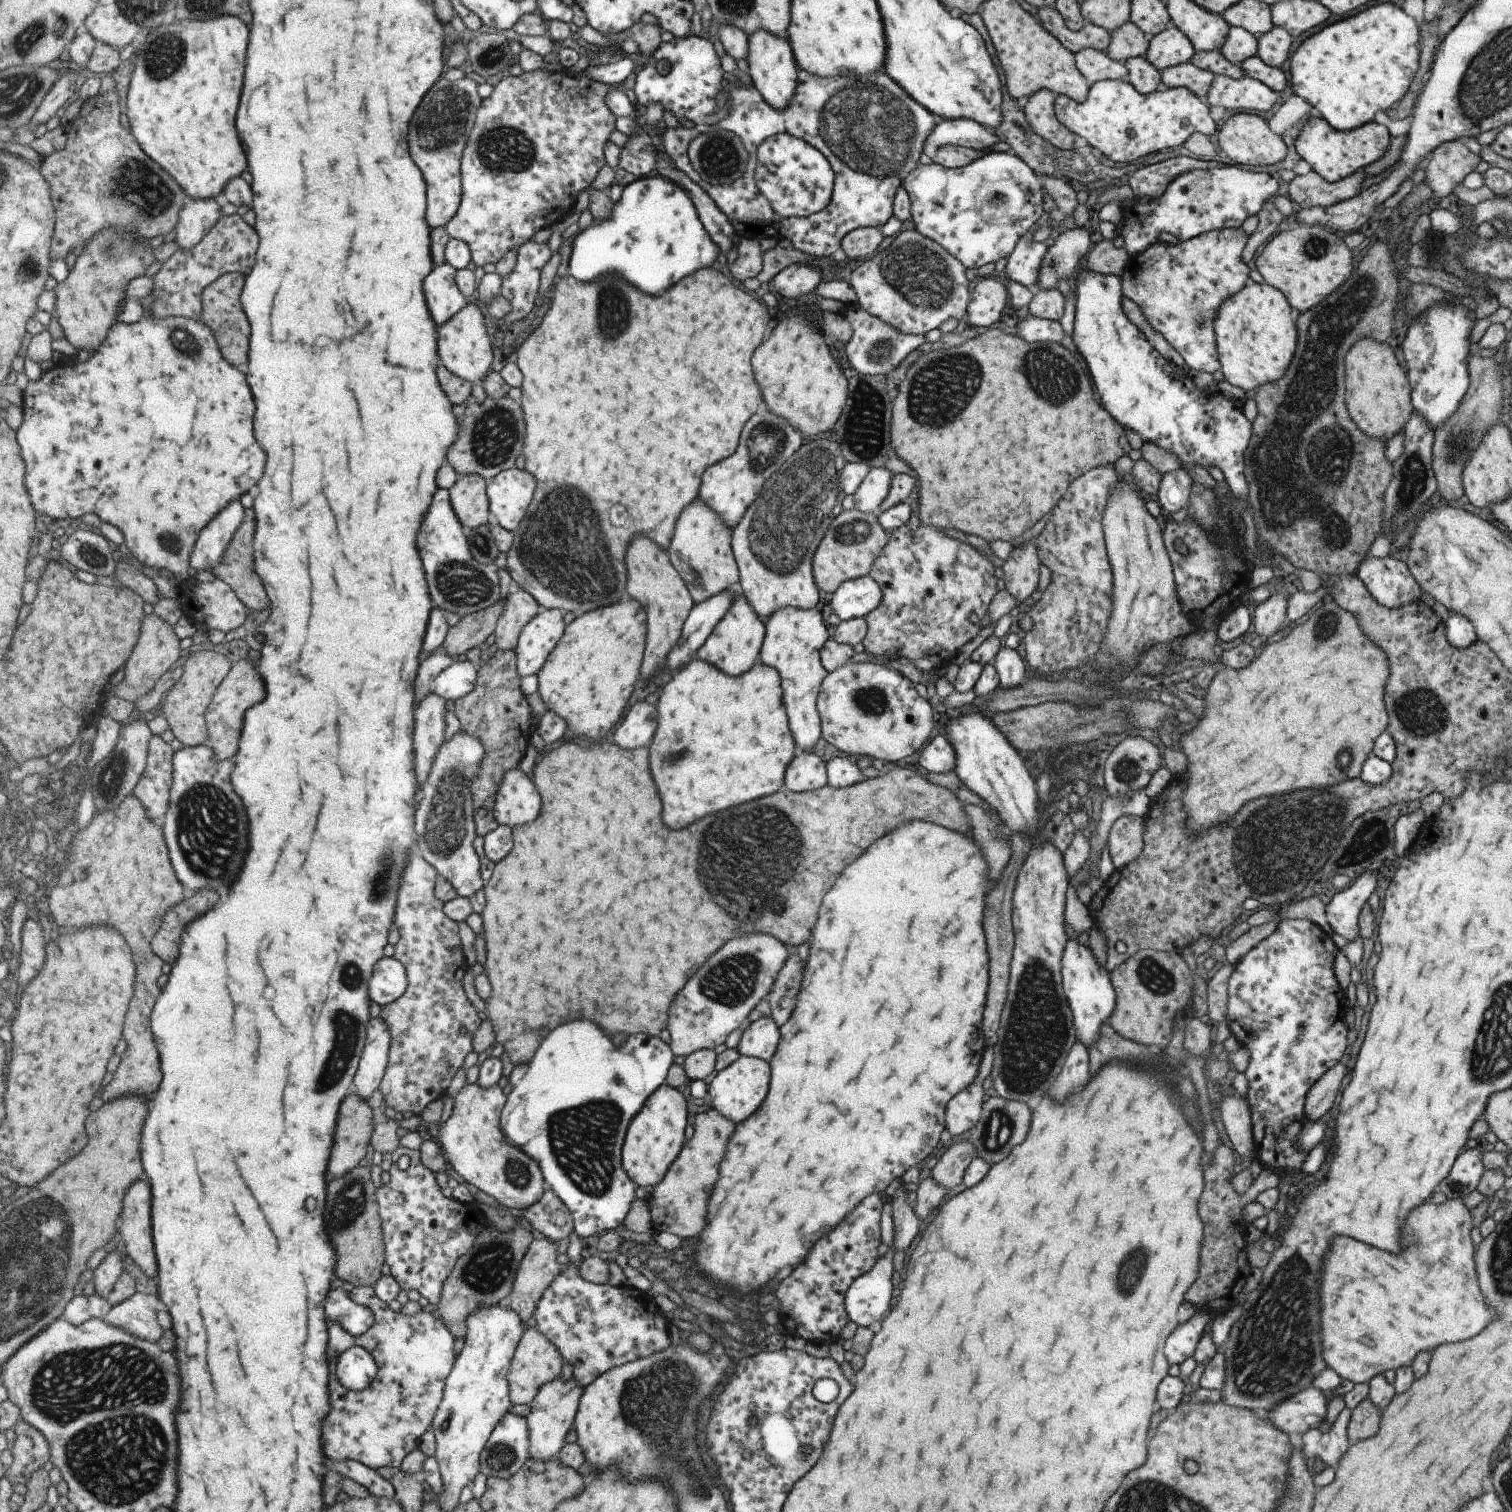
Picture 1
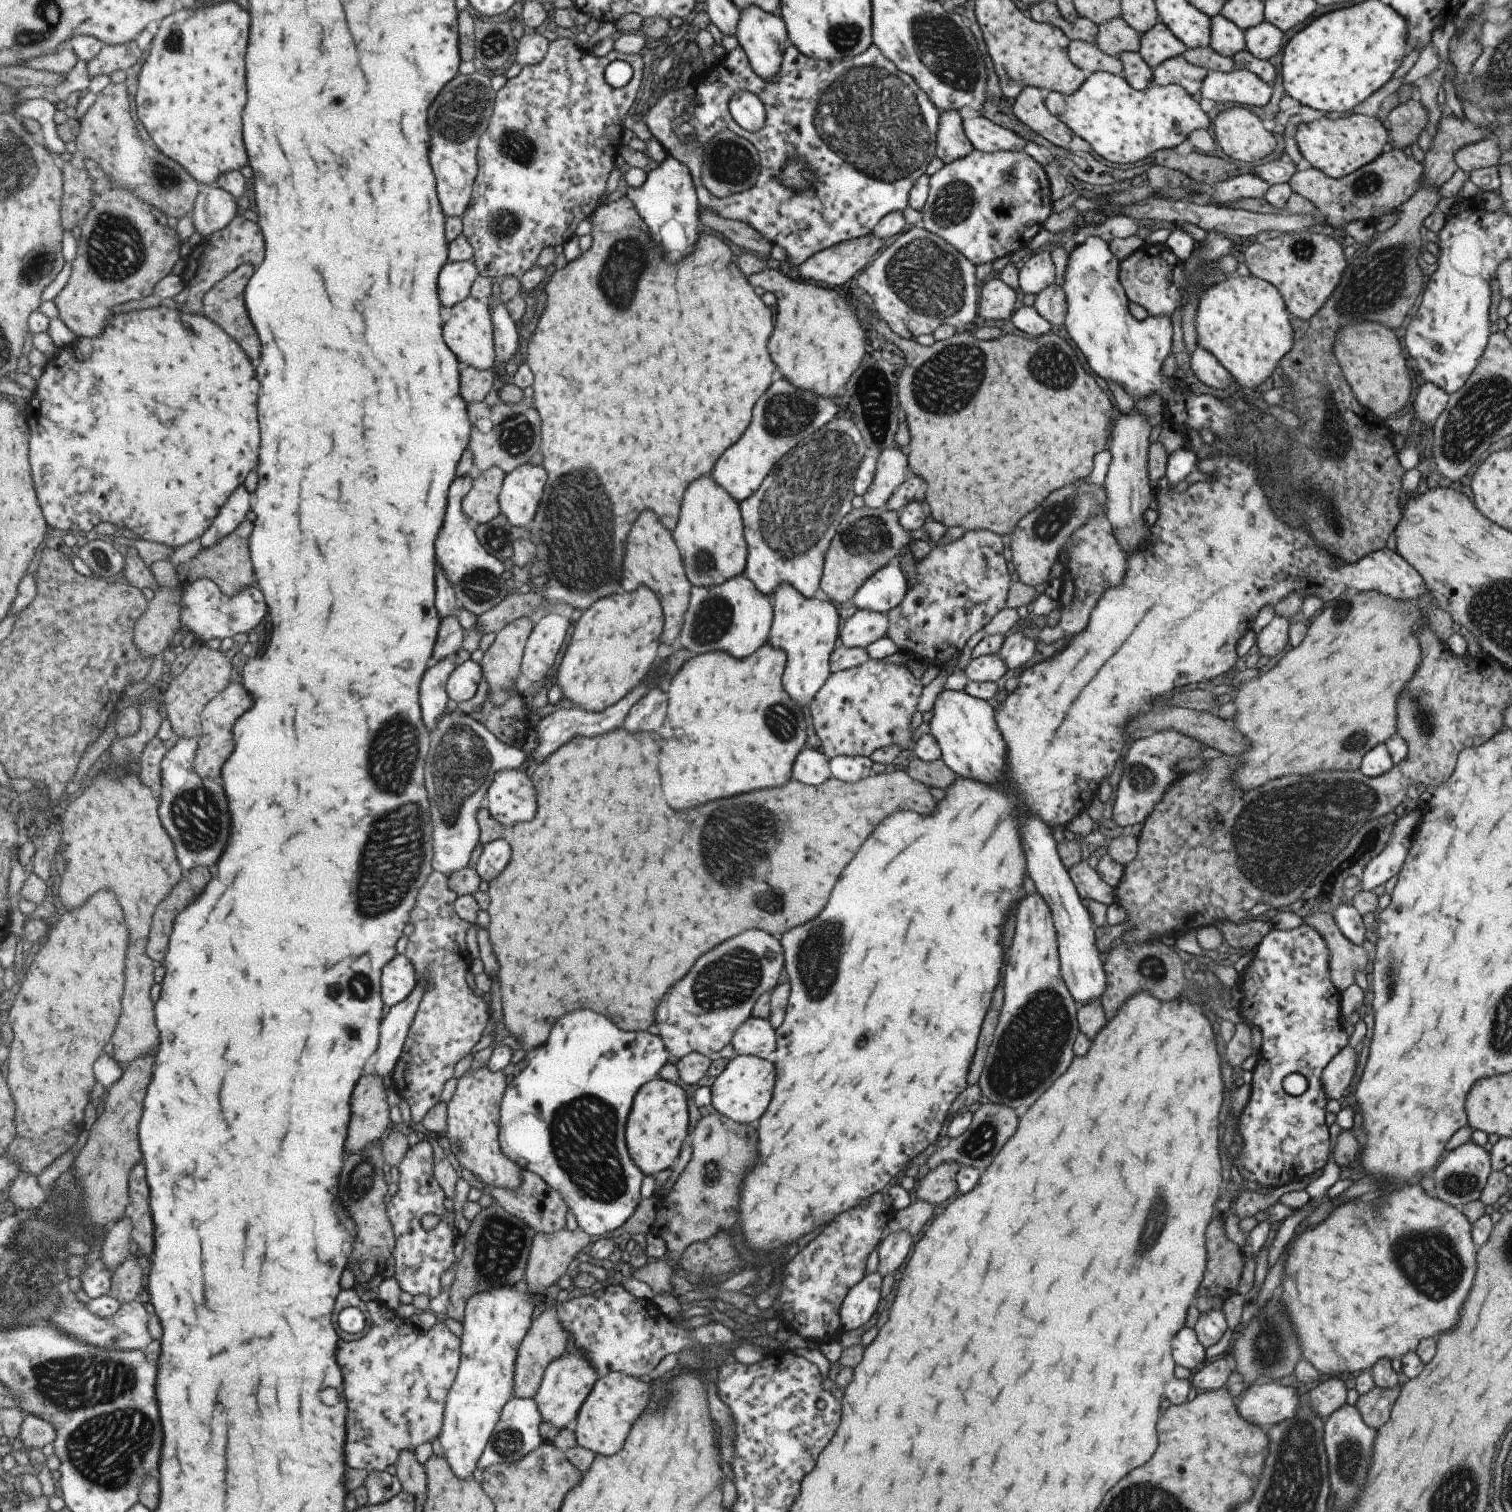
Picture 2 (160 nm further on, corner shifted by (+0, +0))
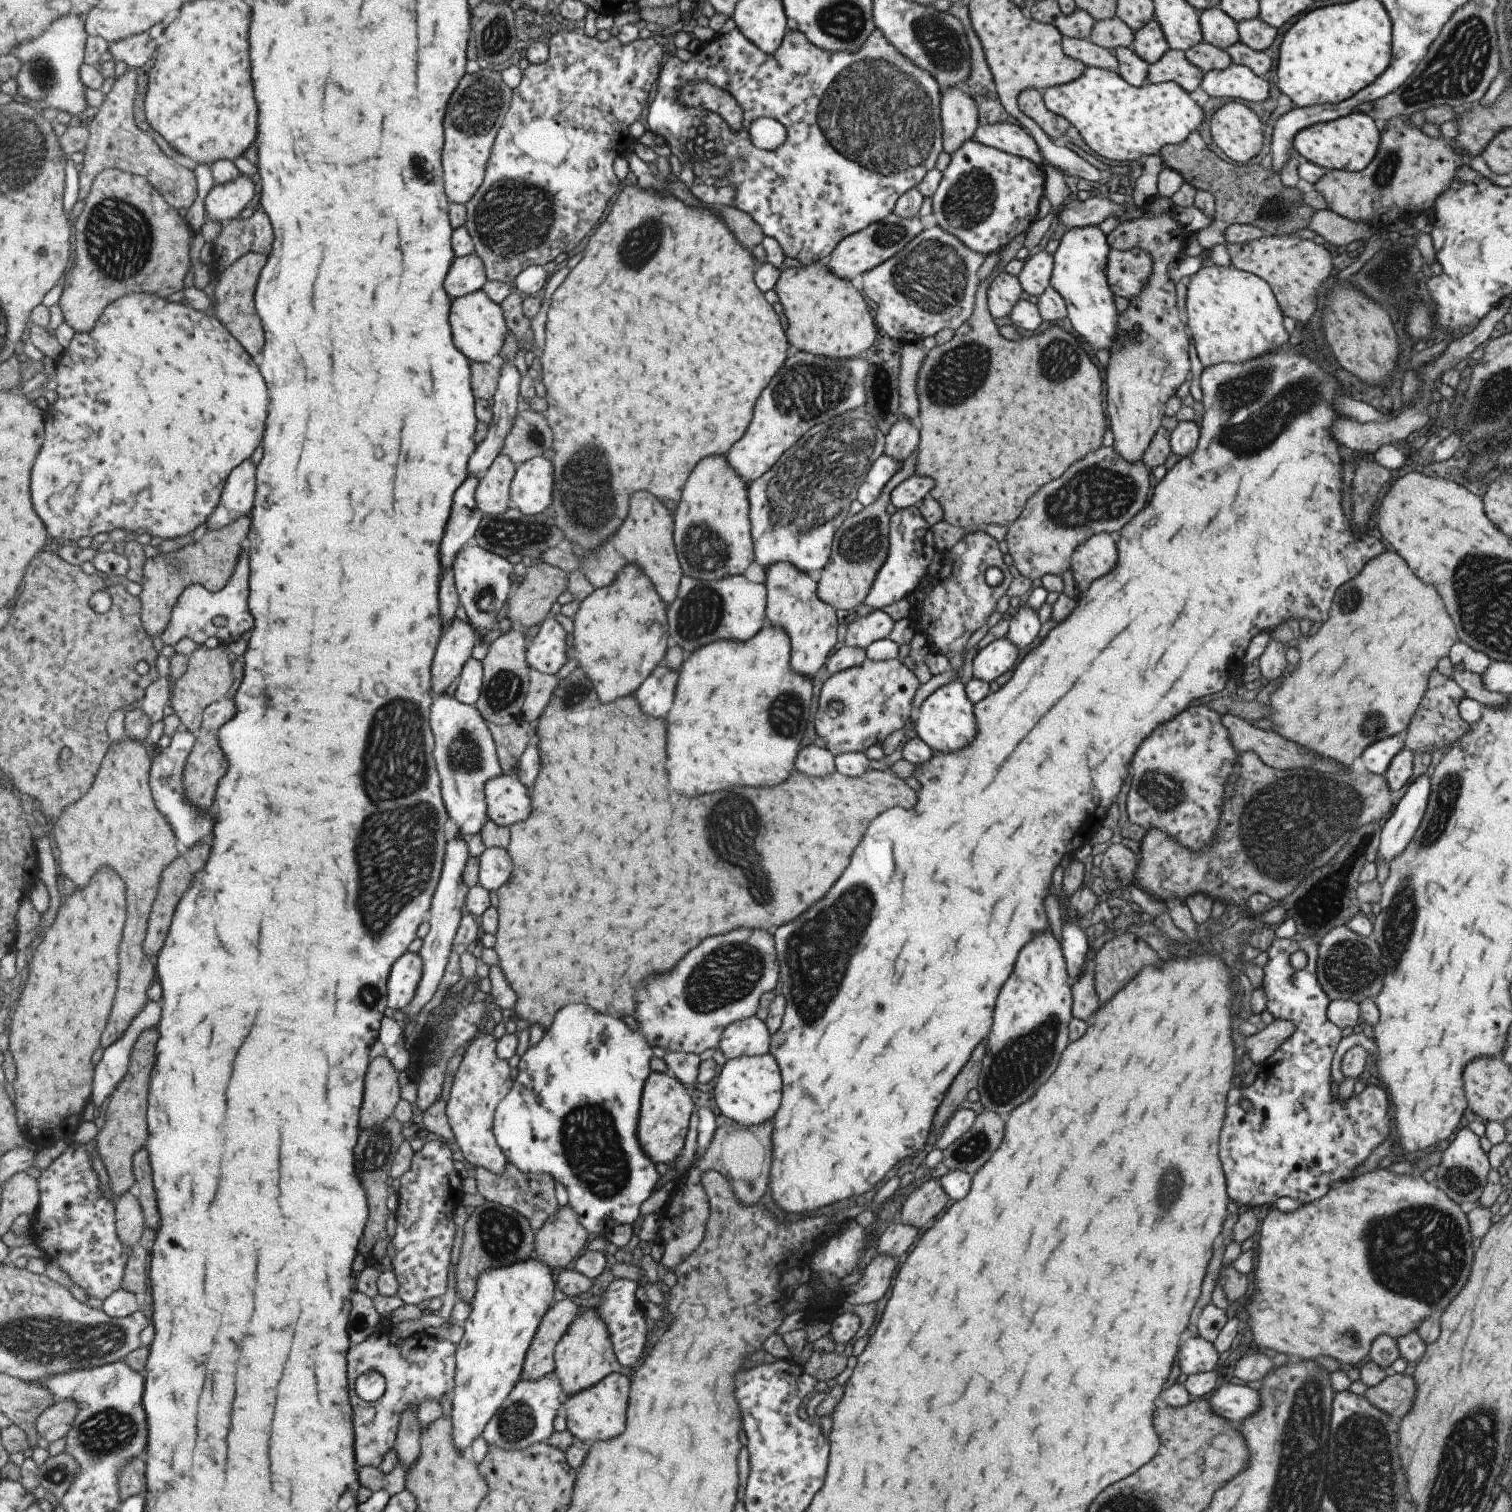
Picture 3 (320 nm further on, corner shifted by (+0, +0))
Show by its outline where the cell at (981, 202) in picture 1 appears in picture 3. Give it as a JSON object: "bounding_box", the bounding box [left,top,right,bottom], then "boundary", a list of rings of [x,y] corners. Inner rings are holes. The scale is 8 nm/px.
{"bounding_box":[932,138,1044,252],"boundary":[[[974,138],[962,142],[962,146],[950,154],[949,163],[940,172],[941,178],[935,192],[932,194],[932,214],[937,220],[937,226],[955,236],[973,252],[997,252],[1017,234],[1029,230],[1029,226],[1037,220],[1037,206],[1043,196],[1044,170],[1042,165],[1036,165],[1027,159],[985,146]]]}

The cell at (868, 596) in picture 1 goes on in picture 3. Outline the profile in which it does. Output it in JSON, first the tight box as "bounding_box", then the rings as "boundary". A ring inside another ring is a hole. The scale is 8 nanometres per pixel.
{"bounding_box":[863,505,936,610],"boundary":[[[916,505],[897,509],[890,516],[888,542],[887,556],[875,574],[871,588],[863,602],[872,610],[880,610],[882,606],[897,602],[897,600],[913,593],[919,580],[926,574],[927,565],[931,562],[936,549],[931,525],[924,519],[924,516],[921,516]]]}

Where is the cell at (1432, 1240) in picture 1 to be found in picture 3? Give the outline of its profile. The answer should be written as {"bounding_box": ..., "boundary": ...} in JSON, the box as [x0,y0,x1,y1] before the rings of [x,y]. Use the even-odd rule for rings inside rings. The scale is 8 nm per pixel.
{"bounding_box":[1246,1163,1473,1366],"boundary":[[[1384,1163],[1371,1172],[1329,1187],[1329,1190],[1317,1200],[1303,1203],[1291,1212],[1279,1212],[1276,1208],[1269,1211],[1261,1220],[1257,1231],[1259,1231],[1259,1236],[1257,1236],[1257,1248],[1255,1248],[1255,1270],[1252,1270],[1254,1288],[1257,1288],[1257,1292],[1251,1295],[1246,1308],[1249,1317],[1247,1326],[1253,1342],[1269,1354],[1273,1353],[1271,1350],[1275,1350],[1275,1352],[1283,1352],[1289,1356],[1297,1356],[1299,1360],[1329,1356],[1349,1366],[1353,1364],[1355,1366],[1367,1354],[1369,1344],[1375,1336],[1387,1334],[1395,1339],[1401,1334],[1411,1332],[1411,1328],[1415,1328],[1419,1320],[1431,1316],[1433,1312],[1441,1312],[1465,1284],[1469,1266],[1471,1266],[1471,1256],[1473,1256],[1468,1220],[1466,1214],[1459,1209],[1459,1205],[1449,1200],[1437,1185],[1426,1182],[1421,1175],[1395,1174],[1388,1169],[1385,1170]]]}

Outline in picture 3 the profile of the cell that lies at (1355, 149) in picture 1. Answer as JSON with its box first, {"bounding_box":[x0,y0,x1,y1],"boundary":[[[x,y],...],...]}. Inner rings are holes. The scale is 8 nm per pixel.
{"bounding_box":[1292,111,1379,172],"boundary":[[[1353,111],[1335,120],[1312,123],[1299,129],[1292,138],[1292,148],[1307,162],[1317,166],[1331,171],[1335,169],[1357,172],[1363,170],[1375,156],[1379,133],[1379,128],[1371,119],[1370,114]]]}

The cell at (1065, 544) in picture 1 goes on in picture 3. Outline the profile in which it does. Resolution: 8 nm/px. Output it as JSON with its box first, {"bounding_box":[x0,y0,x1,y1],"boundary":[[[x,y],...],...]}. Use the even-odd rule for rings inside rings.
{"bounding_box":[1070,533,1117,590],"boundary":[[[1097,533],[1075,547],[1070,558],[1070,569],[1073,576],[1089,576],[1089,582],[1077,580],[1079,590],[1087,590],[1087,586],[1107,574],[1117,560],[1117,548],[1113,538],[1107,533]]]}

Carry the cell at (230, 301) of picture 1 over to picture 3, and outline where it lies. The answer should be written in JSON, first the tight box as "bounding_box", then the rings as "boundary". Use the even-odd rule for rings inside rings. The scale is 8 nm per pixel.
{"bounding_box":[214,252,267,356],"boundary":[[[250,252],[237,260],[233,266],[226,268],[218,274],[218,283],[214,290],[215,310],[217,317],[229,329],[229,332],[251,352],[251,356],[257,356],[265,346],[265,328],[263,322],[255,310],[255,292],[259,274],[267,264],[267,256],[259,252]]]}

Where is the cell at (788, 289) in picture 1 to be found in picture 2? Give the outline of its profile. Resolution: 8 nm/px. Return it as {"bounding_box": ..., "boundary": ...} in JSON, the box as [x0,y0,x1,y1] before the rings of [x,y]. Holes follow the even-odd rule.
{"bounding_box":[798,233,887,288],"boundary":[[[871,233],[834,244],[829,248],[817,251],[802,262],[798,266],[800,278],[805,281],[822,282],[824,286],[832,288],[843,286],[845,282],[849,282],[851,278],[859,274],[871,262],[871,258],[883,250],[885,244],[887,244],[887,239],[880,239]]]}

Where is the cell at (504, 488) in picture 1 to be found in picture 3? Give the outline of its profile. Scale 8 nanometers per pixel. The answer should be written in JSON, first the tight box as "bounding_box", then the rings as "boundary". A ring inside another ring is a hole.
{"bounding_box":[510,455,555,517],"boundary":[[[542,455],[518,466],[510,490],[512,506],[533,517],[551,508],[555,471],[553,460]]]}

